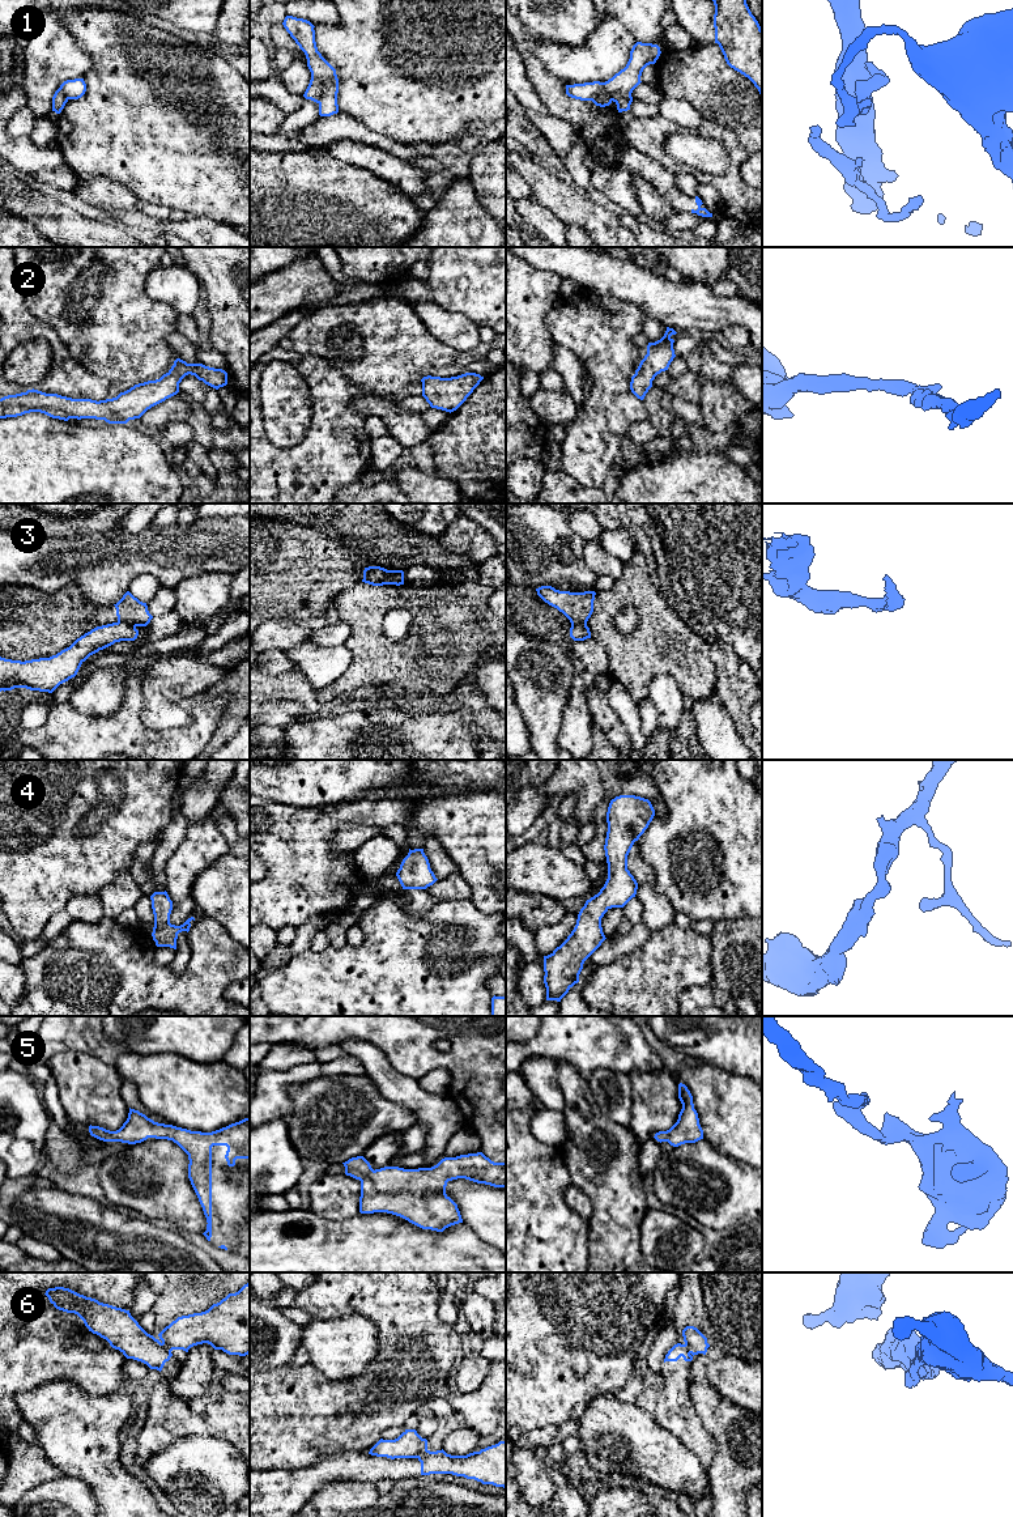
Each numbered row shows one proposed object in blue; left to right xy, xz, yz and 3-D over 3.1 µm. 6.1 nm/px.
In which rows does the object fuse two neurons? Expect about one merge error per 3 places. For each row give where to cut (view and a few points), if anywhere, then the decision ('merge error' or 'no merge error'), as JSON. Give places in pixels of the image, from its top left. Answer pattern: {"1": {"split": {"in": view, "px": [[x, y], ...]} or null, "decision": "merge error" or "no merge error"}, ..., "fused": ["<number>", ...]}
{"1": {"split": {"in": "xz", "px": [[311, 75], [322, 84], [322, 98], [319, 102]]}, "decision": "merge error"}, "2": {"split": null, "decision": "no merge error"}, "3": {"split": {"in": "xy", "px": [[118, 621], [126, 621], [135, 627]]}, "decision": "merge error"}, "4": {"split": null, "decision": "no merge error"}, "5": {"split": null, "decision": "no merge error"}, "6": {"split": {"in": "xy", "px": [[162, 1342], [170, 1351]]}, "decision": "merge error"}, "fused": ["1", "3", "6"]}

